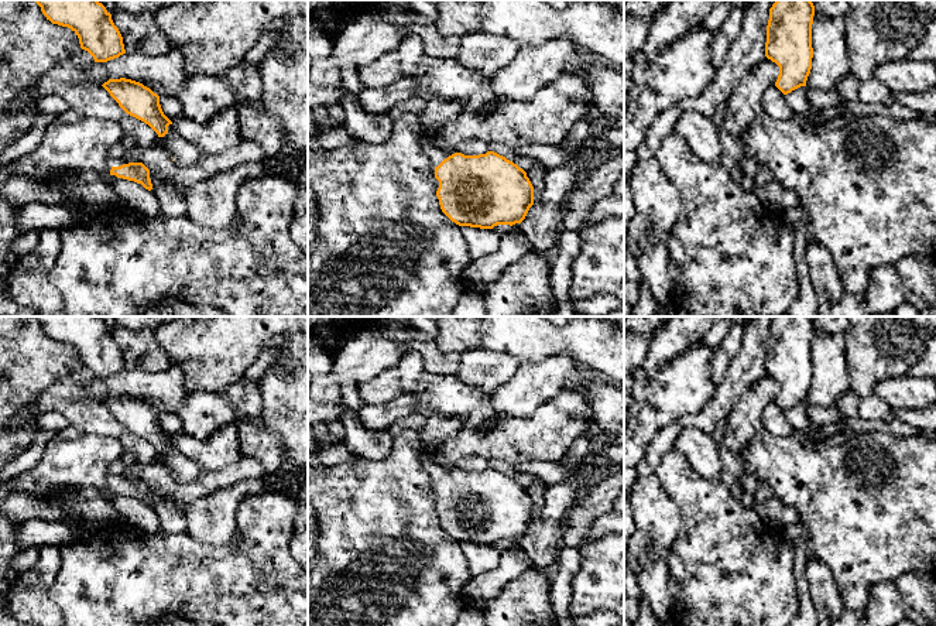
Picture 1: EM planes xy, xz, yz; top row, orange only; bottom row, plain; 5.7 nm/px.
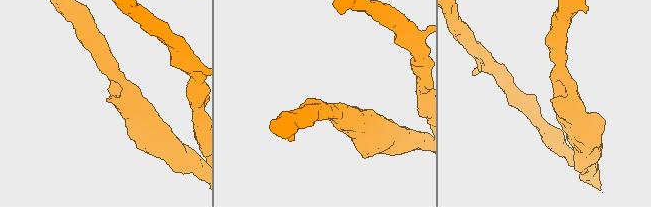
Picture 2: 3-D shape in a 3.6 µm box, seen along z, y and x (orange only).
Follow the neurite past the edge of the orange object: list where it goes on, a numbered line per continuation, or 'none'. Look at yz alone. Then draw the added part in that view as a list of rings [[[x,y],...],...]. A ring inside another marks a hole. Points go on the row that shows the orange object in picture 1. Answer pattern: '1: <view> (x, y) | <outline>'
none

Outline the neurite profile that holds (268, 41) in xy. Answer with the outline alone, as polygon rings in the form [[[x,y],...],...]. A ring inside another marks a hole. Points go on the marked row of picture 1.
[[[264,33],[260,35],[254,47],[246,52],[244,61],[254,66],[258,66],[268,52],[278,48],[278,37],[280,33]]]

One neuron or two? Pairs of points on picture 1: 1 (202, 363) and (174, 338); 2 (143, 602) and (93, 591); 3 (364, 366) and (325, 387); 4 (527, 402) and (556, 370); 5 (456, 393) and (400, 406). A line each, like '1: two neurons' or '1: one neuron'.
1: one neuron
2: one neuron
3: one neuron
4: one neuron
5: two neurons

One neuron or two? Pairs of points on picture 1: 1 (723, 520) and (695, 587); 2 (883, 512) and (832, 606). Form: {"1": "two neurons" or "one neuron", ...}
{"1": "one neuron", "2": "two neurons"}

